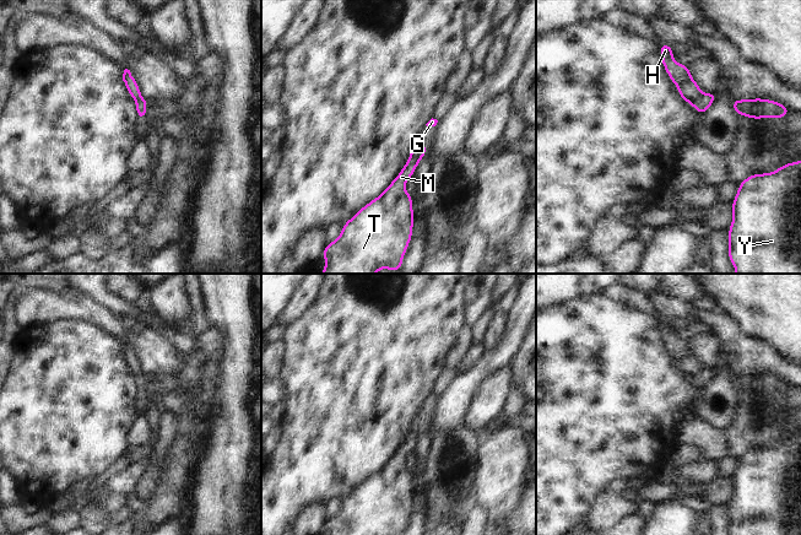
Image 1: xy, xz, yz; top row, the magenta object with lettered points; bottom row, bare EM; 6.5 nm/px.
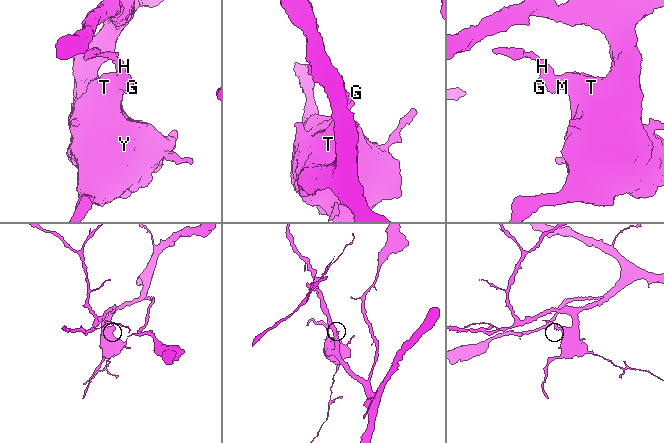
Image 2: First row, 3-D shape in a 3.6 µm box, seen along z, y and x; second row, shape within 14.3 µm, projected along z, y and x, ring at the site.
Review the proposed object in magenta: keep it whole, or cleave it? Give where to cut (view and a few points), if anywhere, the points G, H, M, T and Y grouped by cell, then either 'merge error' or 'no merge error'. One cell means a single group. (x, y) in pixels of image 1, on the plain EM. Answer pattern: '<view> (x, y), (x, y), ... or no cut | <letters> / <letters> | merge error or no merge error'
no cut | G H M T Y | no merge error

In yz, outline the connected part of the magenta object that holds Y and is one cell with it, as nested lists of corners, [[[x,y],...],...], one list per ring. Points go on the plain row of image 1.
[[[801,434],[785,438],[772,448],[746,452],[731,479],[732,498],[727,503],[730,535],[801,535]]]

